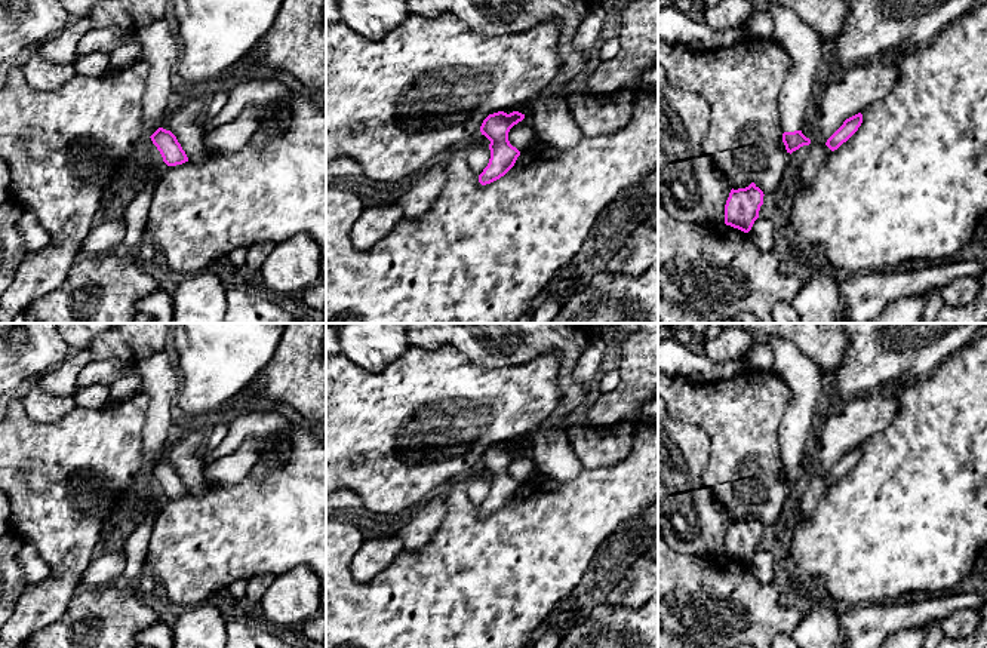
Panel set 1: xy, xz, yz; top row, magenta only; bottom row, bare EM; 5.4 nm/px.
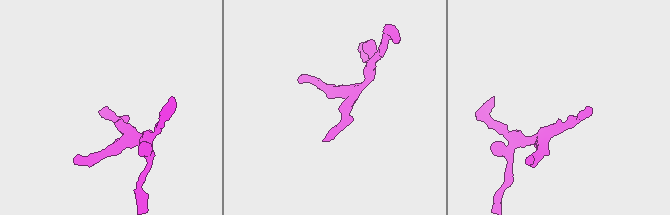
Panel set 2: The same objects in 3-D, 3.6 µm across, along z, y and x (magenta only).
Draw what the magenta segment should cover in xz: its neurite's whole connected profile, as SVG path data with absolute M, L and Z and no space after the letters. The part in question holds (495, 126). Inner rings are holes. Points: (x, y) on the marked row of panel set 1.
M498 111L489 114L483 120L480 132L491 141L491 159L488 166L479 175L479 182L482 185L499 179L514 166L517 157L520 156L520 151L510 144L508 132L514 125L517 125L523 119L525 114L519 111L513 111L510 114Z

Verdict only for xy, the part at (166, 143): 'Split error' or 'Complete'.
Split error

